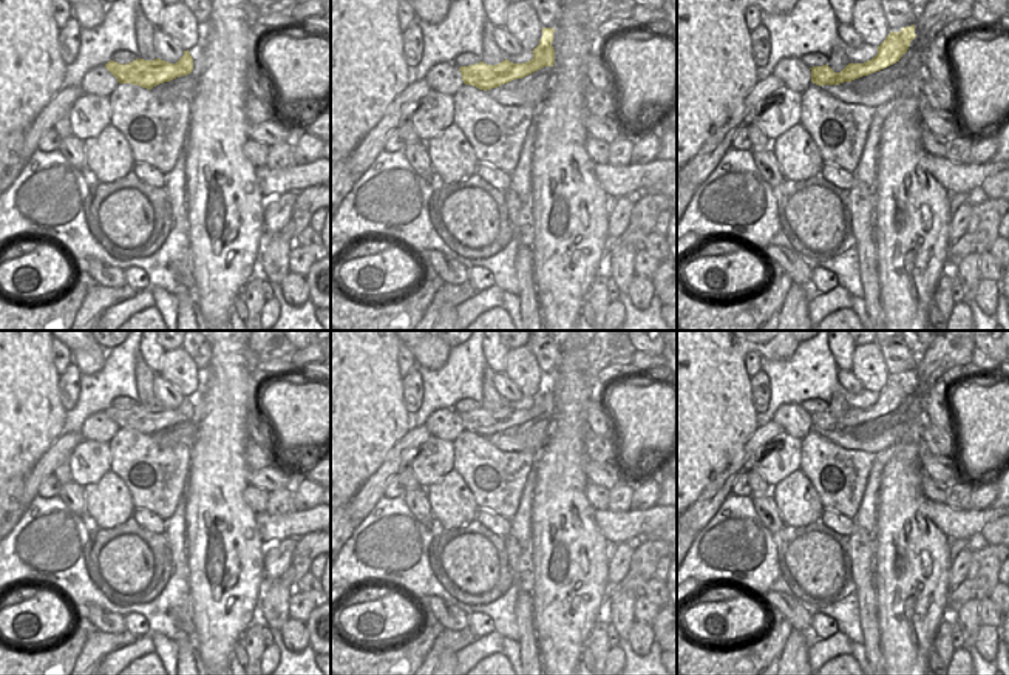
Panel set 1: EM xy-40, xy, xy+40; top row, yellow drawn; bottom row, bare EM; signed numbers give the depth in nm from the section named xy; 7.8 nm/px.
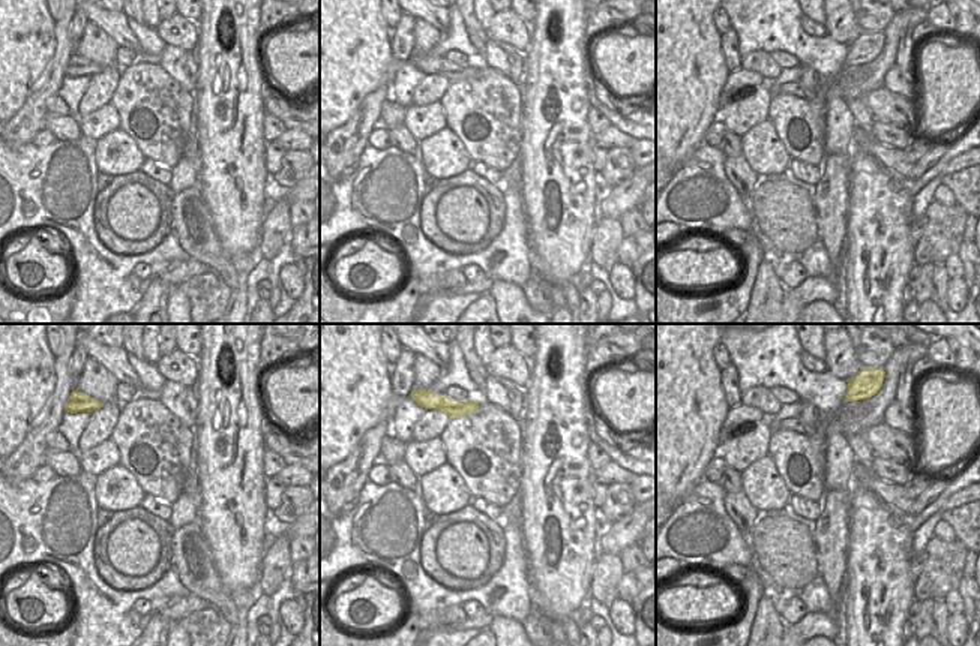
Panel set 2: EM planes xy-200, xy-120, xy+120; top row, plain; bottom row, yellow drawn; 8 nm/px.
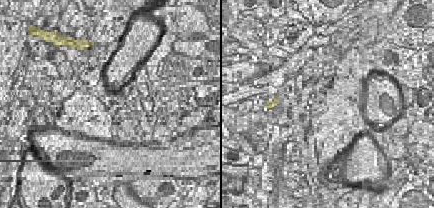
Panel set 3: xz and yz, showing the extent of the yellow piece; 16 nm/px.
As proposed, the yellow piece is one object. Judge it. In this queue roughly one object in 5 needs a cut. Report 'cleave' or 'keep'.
keep

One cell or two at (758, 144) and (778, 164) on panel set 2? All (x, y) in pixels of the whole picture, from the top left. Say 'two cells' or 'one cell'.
one cell

